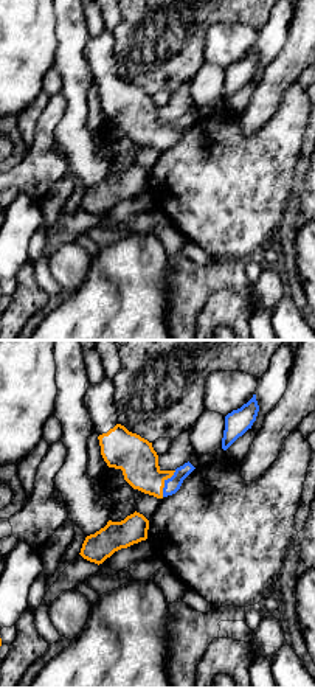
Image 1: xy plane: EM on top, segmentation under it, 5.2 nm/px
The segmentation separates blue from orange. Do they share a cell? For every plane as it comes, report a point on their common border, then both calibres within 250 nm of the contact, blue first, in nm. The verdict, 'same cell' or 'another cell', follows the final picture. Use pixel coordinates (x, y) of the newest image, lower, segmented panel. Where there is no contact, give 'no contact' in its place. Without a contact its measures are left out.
(165, 483) | 80/200 nm

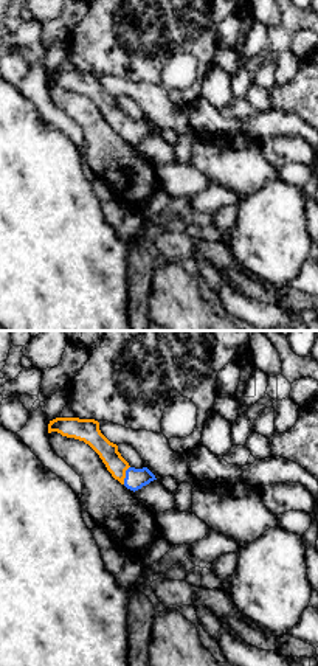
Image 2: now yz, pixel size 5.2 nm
(126, 475) | 110/100 nm

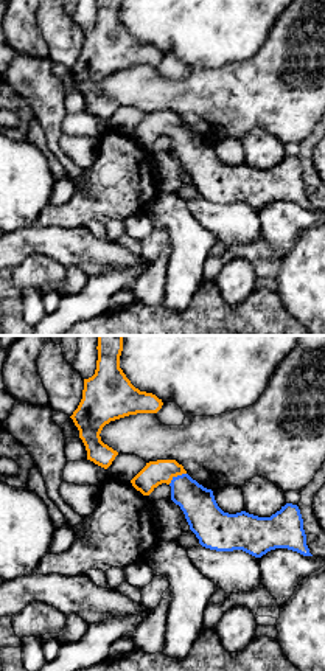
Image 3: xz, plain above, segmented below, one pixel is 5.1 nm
(176, 477) | 180/130 nm

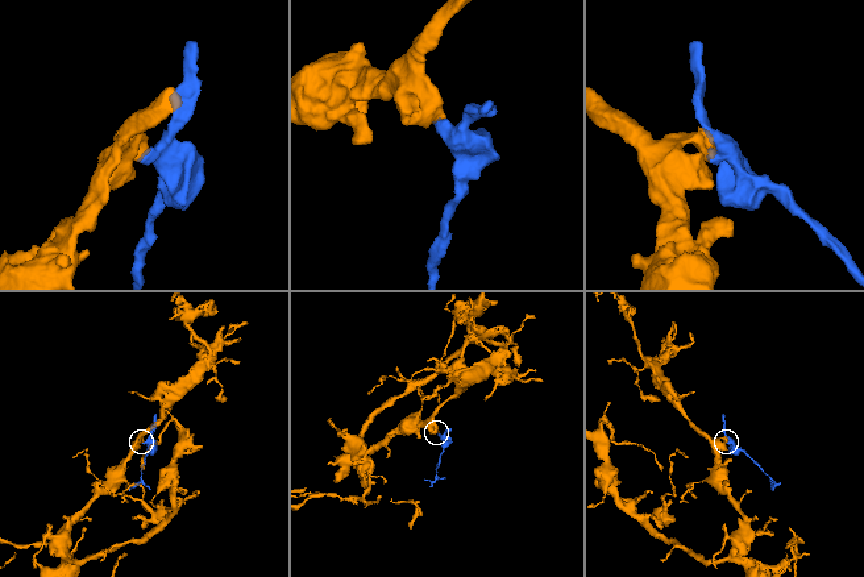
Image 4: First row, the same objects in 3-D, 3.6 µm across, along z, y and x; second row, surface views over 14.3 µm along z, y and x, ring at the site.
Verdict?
same cell

